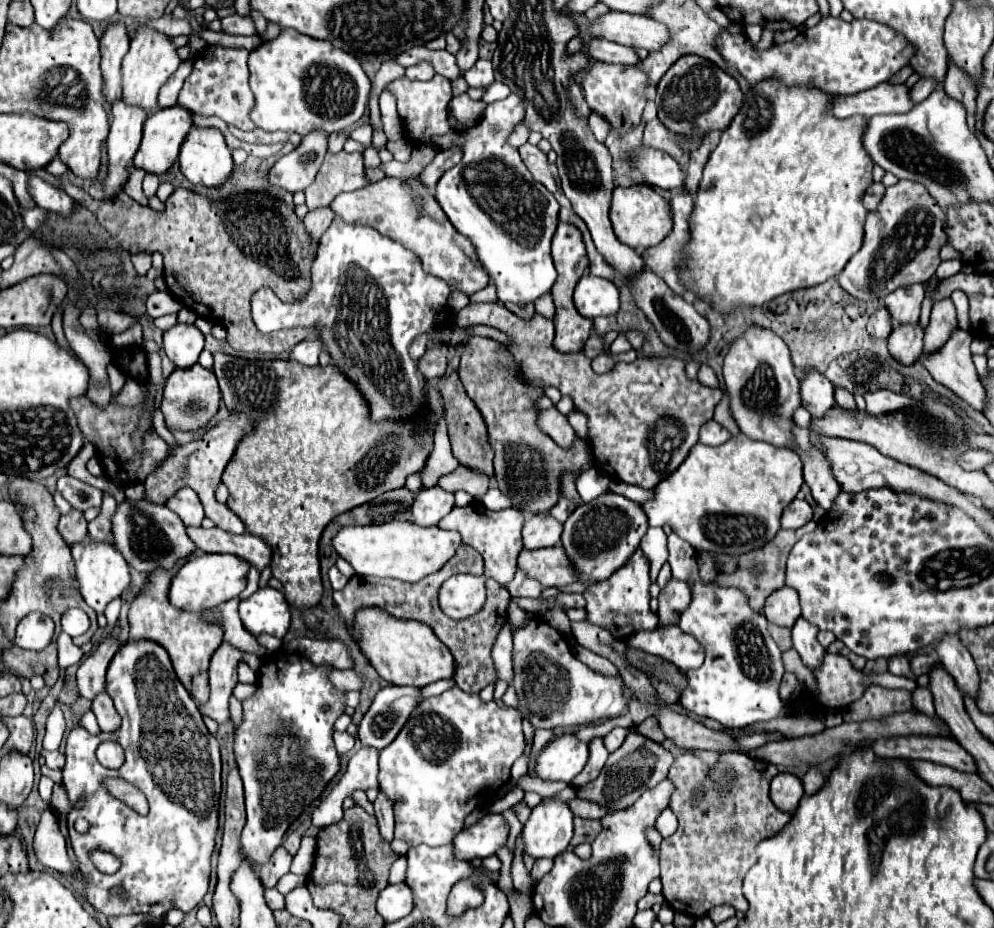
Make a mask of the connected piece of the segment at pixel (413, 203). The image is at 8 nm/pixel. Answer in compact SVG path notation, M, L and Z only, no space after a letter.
M419 176L383 178L381 182L365 186L361 190L339 194L331 202L331 206L341 220L371 226L383 236L399 240L405 248L413 250L423 260L425 272L443 278L447 284L465 294L473 294L485 288L489 282L473 252L471 242L461 236L453 228L453 224L449 224L449 218L445 216L445 212L441 212L441 206L437 204L433 192L419 182Z

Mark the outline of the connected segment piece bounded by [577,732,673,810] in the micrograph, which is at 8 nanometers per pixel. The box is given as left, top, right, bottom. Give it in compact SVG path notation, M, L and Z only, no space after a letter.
M633 732L633 734L627 734L623 746L617 748L609 756L599 778L593 780L591 784L579 788L577 794L583 800L593 800L603 806L623 810L623 808L629 808L645 790L649 790L649 788L657 786L661 780L665 780L671 764L673 764L673 756L669 750L665 750L661 744L651 742L651 740Z

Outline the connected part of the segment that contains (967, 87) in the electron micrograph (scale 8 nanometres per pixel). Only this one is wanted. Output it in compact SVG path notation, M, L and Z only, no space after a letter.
M949 64L949 72L945 76L945 84L943 84L945 92L953 98L959 100L963 104L963 108L967 110L969 116L975 116L975 100L977 100L977 90L971 84L969 76L965 76L965 72L961 72L957 66Z

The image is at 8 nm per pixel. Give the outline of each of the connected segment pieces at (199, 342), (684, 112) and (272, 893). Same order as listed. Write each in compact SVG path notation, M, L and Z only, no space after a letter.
M175 324L163 334L163 350L177 368L193 366L203 350L203 334L195 324Z
M681 56L659 80L655 104L659 120L667 130L681 136L695 136L711 134L715 130L723 132L731 124L733 116L737 116L743 104L743 94L735 78L725 74L713 62L699 56Z
M275 888L273 890L265 890L265 902L271 910L281 910L285 908L285 898L283 894L279 894Z

